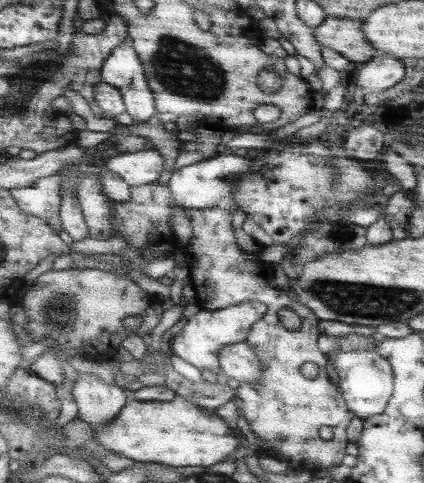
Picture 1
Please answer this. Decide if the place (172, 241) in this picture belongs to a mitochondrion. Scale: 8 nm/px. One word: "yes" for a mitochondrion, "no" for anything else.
no

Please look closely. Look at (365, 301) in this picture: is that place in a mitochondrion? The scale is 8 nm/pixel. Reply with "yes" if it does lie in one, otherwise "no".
yes

